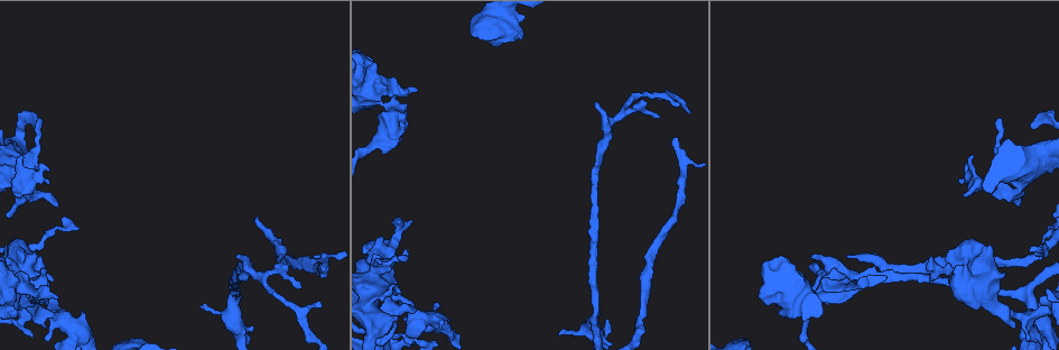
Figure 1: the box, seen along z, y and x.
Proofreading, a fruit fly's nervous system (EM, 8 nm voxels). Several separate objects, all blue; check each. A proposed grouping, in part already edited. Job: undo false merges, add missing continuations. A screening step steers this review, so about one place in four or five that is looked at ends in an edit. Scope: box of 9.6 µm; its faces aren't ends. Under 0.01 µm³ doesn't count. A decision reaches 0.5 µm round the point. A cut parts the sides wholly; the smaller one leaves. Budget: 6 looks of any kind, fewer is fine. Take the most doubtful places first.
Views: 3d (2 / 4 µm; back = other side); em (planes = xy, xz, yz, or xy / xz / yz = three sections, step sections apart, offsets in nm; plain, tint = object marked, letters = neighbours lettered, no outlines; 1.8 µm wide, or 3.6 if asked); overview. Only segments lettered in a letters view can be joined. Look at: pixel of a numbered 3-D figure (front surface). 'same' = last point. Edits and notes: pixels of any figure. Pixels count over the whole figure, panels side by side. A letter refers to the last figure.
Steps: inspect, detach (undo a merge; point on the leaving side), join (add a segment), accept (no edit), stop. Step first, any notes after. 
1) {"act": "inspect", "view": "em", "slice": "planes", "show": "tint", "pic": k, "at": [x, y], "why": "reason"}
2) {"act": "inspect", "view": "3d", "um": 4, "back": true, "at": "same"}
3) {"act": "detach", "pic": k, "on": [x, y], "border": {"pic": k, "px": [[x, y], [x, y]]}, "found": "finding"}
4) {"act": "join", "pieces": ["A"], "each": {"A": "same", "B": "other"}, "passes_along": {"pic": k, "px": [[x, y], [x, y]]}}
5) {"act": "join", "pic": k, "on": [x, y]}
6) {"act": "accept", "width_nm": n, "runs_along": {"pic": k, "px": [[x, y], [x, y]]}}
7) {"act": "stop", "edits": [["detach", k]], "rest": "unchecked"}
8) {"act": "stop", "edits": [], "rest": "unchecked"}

{"act": "inspect", "view": "3d", "um": 4, "back": true, "pic": 1, "at": [851, 257]}

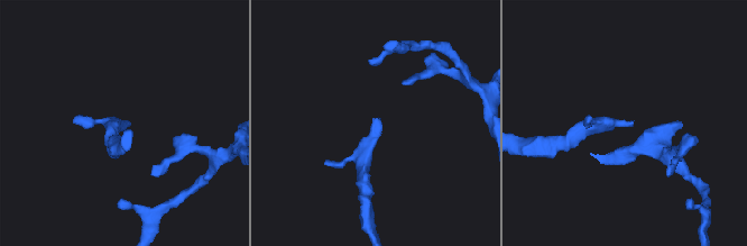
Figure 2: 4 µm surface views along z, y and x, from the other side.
{"act": "inspect", "view": "em", "um": 3.6, "slice": "planes", "show": "letters", "pic": 2, "at": [374, 118], "why": "shape alone is not enough"}

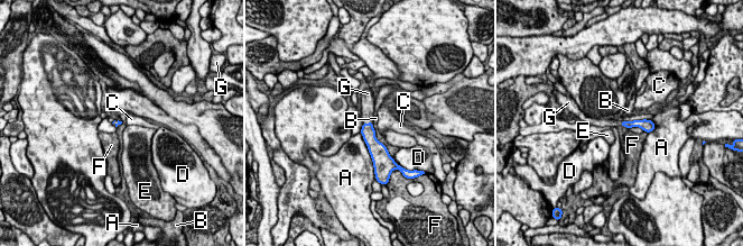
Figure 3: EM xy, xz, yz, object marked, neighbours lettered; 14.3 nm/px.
{"act": "join", "pieces": ["G"], "each": {"A": "other", "B": "other", "C": "other", "D": "other", "E": "other", "F": "other", "G": "same"}, "passes_along": {"pic": 3, "px": [[368, 131], [369, 122], [367, 106]]}, "found": "the cell continues"}

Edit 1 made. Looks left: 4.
{"act": "inspect", "view": "em", "slice": "xy", "step": 4, "show": "letters", "pic": 1, "at": [416, 90], "why": "an open end"}

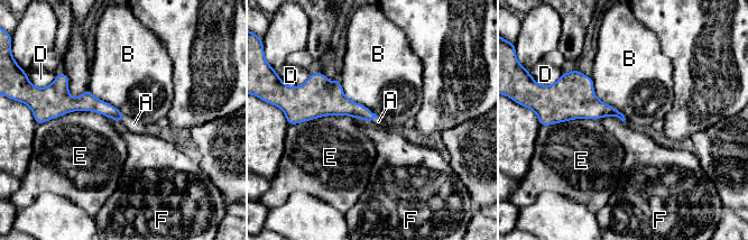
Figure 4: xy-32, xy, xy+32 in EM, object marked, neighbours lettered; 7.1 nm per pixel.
{"act": "inspect", "view": "em", "slice": "planes", "show": "letters", "at": "same", "why": "another direction"}

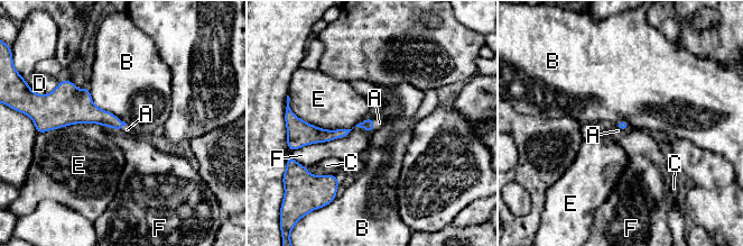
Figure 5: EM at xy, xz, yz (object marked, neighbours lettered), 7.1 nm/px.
{"act": "join", "pieces": ["A"], "each": {"A": "same", "B": "other", "C": "other", "D": "other", "E": "other", "F": "other"}, "passes_along": {"pic": 5, "px": [[369, 124], [373, 124], [379, 122]]}, "found": "it goes on there"}

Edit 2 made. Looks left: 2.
{"act": "inspect", "view": "overview"}

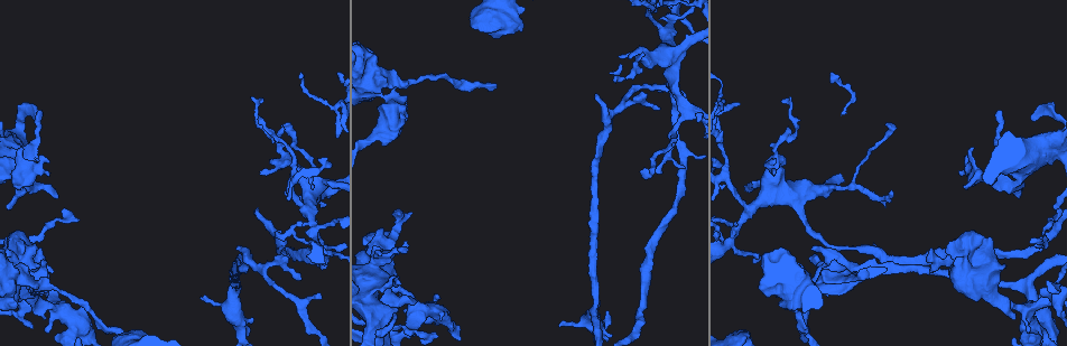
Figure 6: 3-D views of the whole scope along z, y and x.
{"act": "inspect", "view": "em", "slice": "planes", "show": "letters", "pic": 6, "at": [813, 248], "why": "branch stops here"}

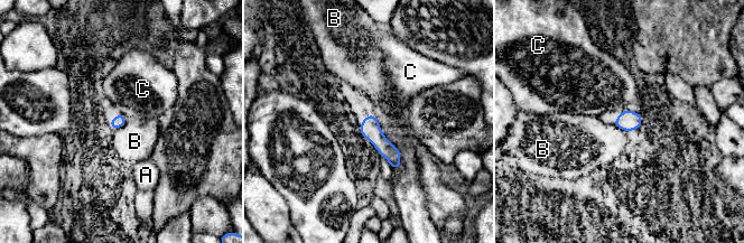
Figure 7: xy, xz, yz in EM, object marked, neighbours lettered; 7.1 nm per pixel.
{"act": "accept", "longest_contact_nm": ["C", 420], "each": {"A": "other", "B": "other", "C": "other"}, "runs_along": {"pic": 7, "px": [[370, 118], [370, 129], [397, 165]]}, "found": "none of them fits"}

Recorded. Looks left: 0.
{"act": "stop", "edits": [["join", 3], ["join", 5]], "rest": "unchecked"}

